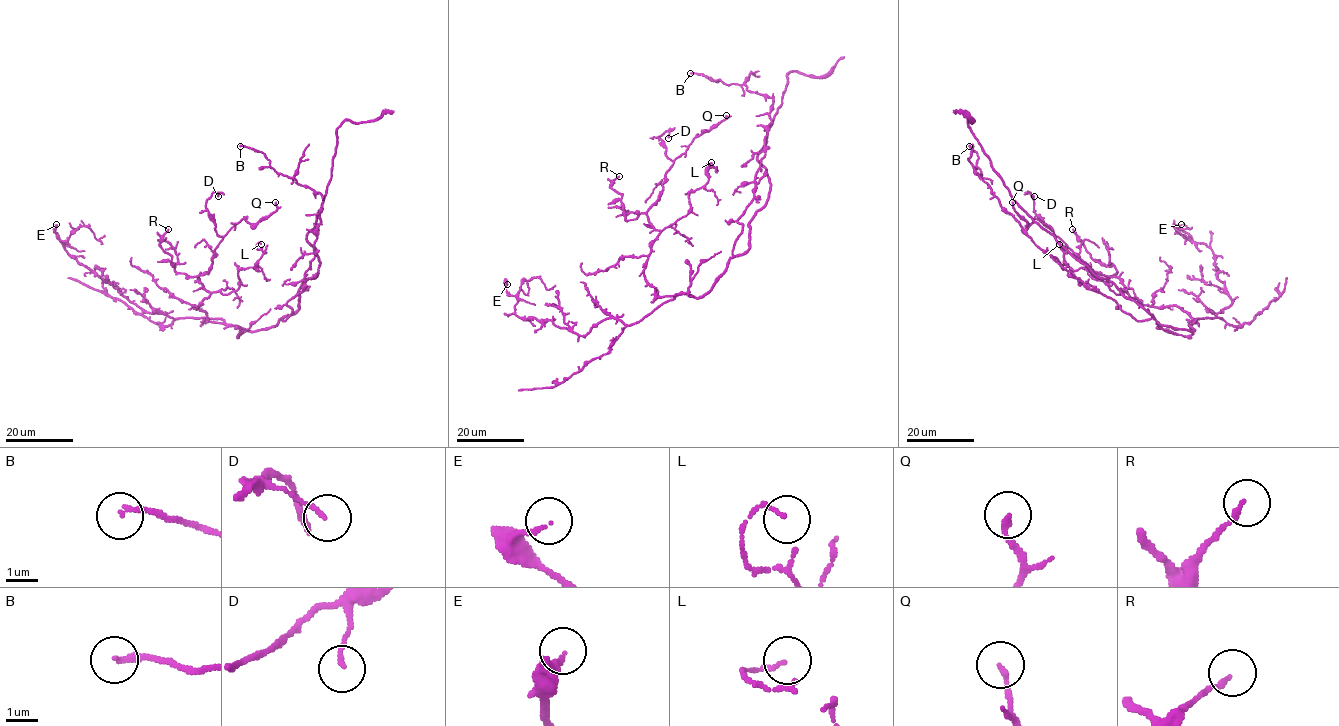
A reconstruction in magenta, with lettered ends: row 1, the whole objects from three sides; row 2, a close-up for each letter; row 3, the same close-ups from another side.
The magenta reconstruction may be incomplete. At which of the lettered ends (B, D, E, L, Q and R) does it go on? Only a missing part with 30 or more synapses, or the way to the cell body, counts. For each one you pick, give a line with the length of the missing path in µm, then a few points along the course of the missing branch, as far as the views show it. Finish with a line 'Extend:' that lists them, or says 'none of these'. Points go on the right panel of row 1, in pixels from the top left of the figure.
Extend: none of these

